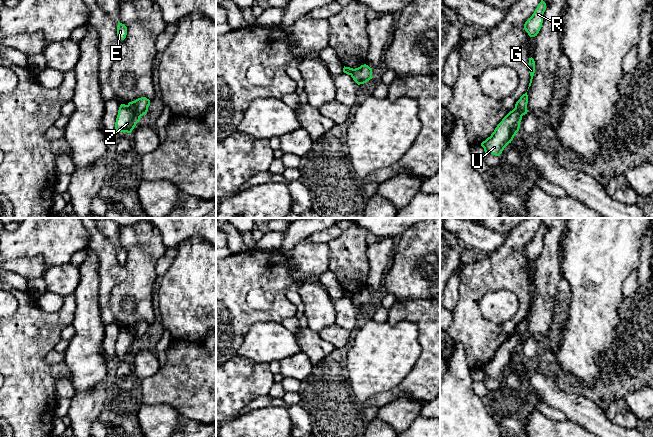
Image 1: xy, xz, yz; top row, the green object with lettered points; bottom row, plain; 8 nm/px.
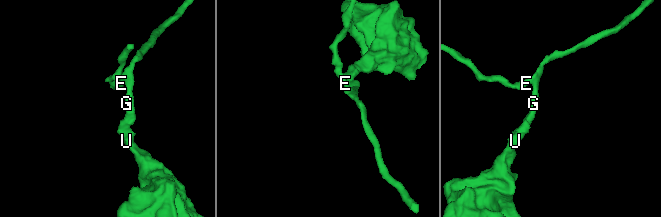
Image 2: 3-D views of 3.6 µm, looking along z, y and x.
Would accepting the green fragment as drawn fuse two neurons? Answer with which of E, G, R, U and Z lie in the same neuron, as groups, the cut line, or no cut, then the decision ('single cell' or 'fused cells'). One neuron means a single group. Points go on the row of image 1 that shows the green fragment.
E G R / U Z; cut in xy along (127, 105), (139, 117); fused cells

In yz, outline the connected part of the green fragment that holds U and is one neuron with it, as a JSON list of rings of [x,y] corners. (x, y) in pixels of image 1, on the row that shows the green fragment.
[[[517,108],[510,111],[497,125],[491,136],[481,143],[485,153],[499,156],[519,131],[522,116]]]

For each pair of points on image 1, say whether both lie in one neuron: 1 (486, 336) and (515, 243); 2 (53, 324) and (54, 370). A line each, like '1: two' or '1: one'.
1: one
2: one

